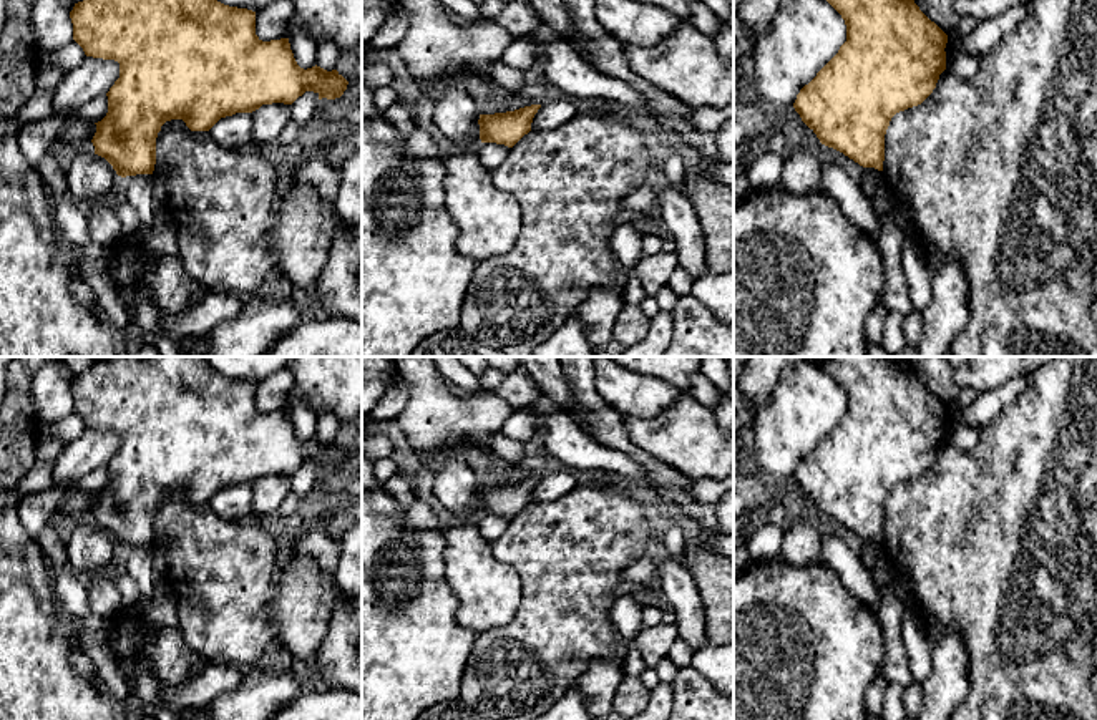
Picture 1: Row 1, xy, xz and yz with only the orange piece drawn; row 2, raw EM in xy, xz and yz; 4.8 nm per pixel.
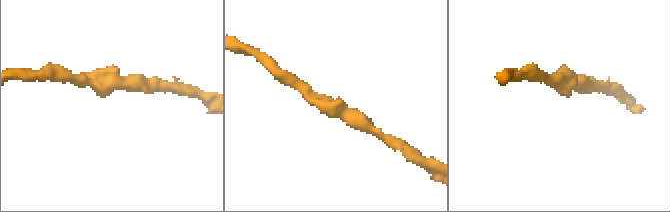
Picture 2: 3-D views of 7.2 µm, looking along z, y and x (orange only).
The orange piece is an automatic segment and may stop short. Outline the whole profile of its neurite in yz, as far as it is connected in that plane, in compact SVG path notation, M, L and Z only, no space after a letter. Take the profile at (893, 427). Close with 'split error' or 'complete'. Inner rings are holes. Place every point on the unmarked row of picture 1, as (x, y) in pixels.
M825 357L820 365L845 392L846 413L800 461L793 479L822 516L883 542L890 493L933 465L946 441L948 406L895 357Z; complete

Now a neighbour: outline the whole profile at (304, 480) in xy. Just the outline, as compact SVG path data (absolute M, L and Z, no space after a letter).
M305 463L292 476L292 491L300 498L307 499L319 479L319 465Z

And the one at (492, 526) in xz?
M480 514L478 531L493 544L508 528L509 519L496 514Z

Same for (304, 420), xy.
M299 400L290 405L289 415L300 440L307 441L317 436L317 415L305 401Z

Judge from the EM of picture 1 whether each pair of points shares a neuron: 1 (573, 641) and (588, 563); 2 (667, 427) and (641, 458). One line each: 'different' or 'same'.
1: same
2: different

